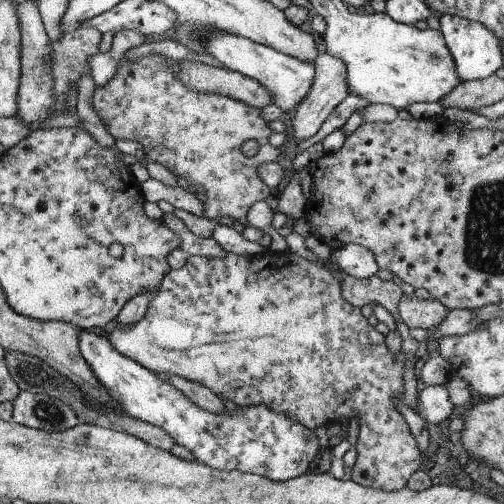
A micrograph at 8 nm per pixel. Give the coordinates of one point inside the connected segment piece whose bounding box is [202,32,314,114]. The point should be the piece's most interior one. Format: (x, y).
(287, 80)

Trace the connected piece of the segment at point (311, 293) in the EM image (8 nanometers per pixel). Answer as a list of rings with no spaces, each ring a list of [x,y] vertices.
[[[267,250],[257,256],[236,256],[225,253],[220,258],[206,258],[203,256],[189,256],[177,270],[169,269],[158,285],[147,311],[141,320],[125,327],[117,327],[107,334],[106,342],[122,356],[133,360],[137,365],[155,374],[165,373],[167,376],[176,375],[190,382],[198,383],[211,390],[220,400],[230,400],[237,407],[246,405],[265,404],[277,413],[284,413],[298,424],[304,425],[311,431],[319,425],[337,422],[346,426],[346,422],[353,416],[359,419],[359,435],[352,448],[349,461],[353,464],[351,481],[363,487],[380,489],[386,492],[397,491],[406,487],[411,474],[420,469],[422,463],[421,452],[410,434],[404,419],[395,411],[393,396],[403,394],[401,373],[403,356],[401,350],[398,356],[391,356],[385,344],[384,337],[370,326],[361,316],[359,308],[350,306],[340,296],[340,284],[331,274],[317,262],[309,262],[295,256],[291,252],[273,253]]]

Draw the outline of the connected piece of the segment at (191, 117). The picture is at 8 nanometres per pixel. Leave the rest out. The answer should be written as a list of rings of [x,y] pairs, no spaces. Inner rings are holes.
[[[148,55],[136,59],[133,63],[129,63],[123,56],[122,61],[119,64],[119,68],[117,68],[114,76],[107,82],[107,85],[104,88],[95,87],[92,97],[93,110],[103,121],[103,125],[107,124],[107,130],[109,131],[108,133],[113,137],[113,139],[126,138],[137,141],[141,144],[141,152],[144,153],[144,156],[148,160],[165,166],[165,168],[168,169],[173,175],[183,178],[183,180],[187,181],[187,184],[191,189],[199,184],[199,187],[202,187],[202,190],[205,191],[205,203],[202,204],[203,213],[201,217],[208,220],[232,218],[233,221],[237,221],[245,227],[247,225],[246,215],[249,208],[255,202],[266,200],[269,195],[269,188],[256,176],[256,169],[260,165],[264,166],[265,164],[276,162],[277,155],[279,154],[279,150],[269,146],[267,142],[267,138],[271,134],[268,128],[268,123],[265,123],[261,118],[259,118],[259,108],[253,109],[252,107],[245,106],[245,104],[242,104],[241,102],[236,102],[217,94],[195,93],[187,89],[172,76],[172,70],[175,69],[174,64],[176,62],[177,61],[164,56]],[[247,140],[255,140],[257,146],[259,147],[257,148],[257,154],[251,158],[247,158],[247,156],[243,156],[243,154],[241,154],[241,145]]]

